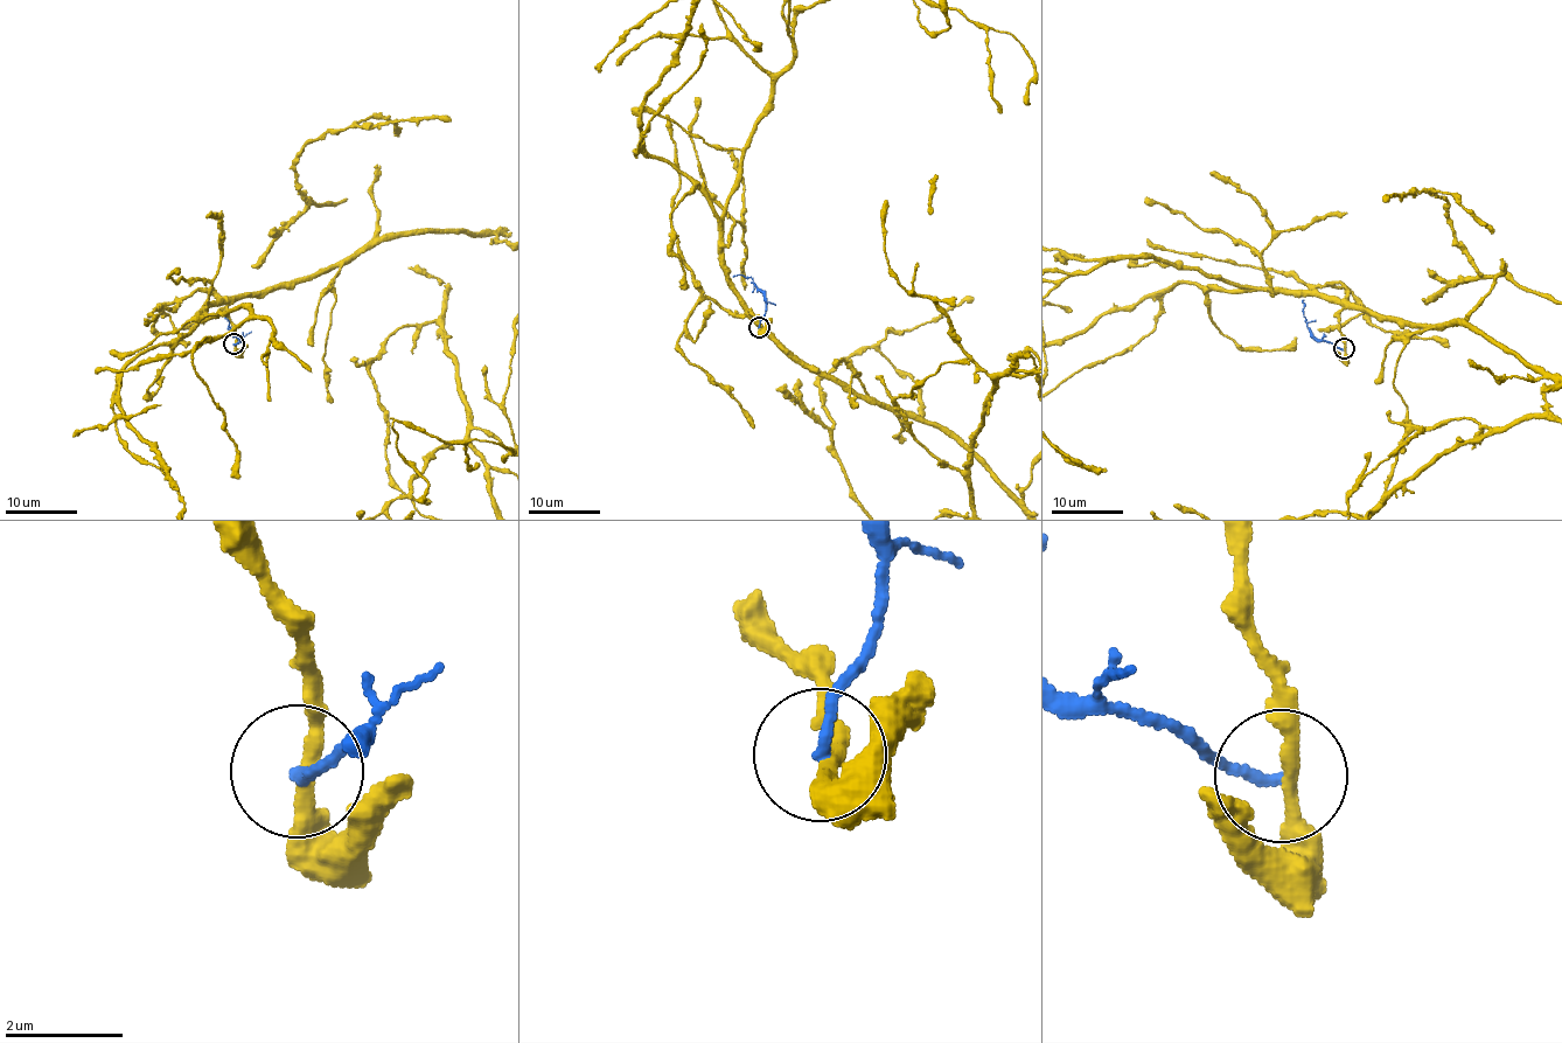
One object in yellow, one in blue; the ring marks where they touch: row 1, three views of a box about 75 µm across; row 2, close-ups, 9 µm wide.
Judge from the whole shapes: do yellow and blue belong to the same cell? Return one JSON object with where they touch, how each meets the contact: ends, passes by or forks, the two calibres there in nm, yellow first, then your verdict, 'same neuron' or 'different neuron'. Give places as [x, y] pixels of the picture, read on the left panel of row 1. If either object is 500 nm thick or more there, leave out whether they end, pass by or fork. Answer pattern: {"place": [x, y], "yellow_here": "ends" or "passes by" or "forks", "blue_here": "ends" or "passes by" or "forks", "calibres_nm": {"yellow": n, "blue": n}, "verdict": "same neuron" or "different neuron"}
{"place": [234, 343], "yellow_here": "passes by", "blue_here": "ends", "calibres_nm": {"yellow": 240, "blue": 170}, "verdict": "different neuron"}

